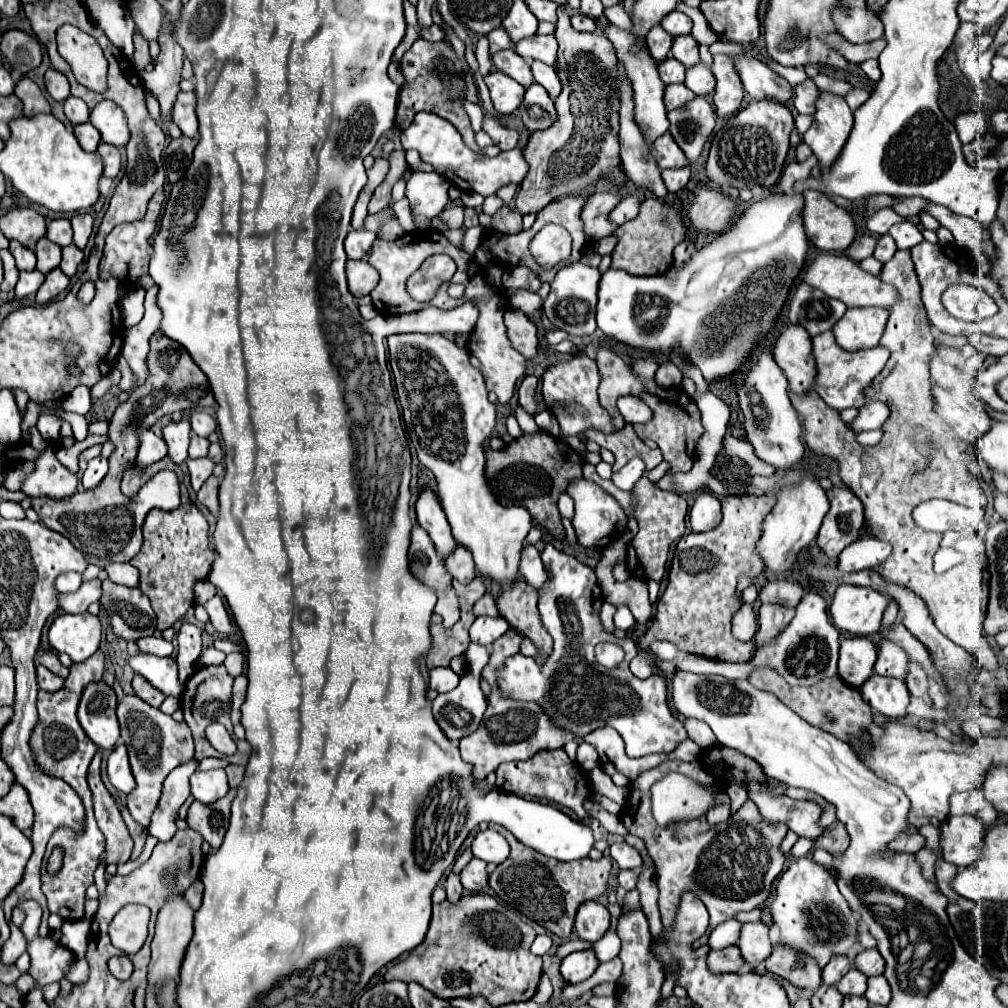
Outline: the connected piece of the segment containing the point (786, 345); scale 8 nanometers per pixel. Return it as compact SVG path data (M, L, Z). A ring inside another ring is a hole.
M784 323L772 353L794 393L806 393L808 389L812 389L816 363L812 357L810 335L806 333L806 329L802 329L802 325Z

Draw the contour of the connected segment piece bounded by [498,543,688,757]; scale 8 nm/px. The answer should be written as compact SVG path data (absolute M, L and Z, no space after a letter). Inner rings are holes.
M550 543L542 551L542 563L548 571L548 581L538 589L538 609L544 627L554 639L554 647L542 667L520 653L510 657L498 673L500 691L514 699L538 701L564 731L572 731L576 737L582 737L600 725L614 727L630 749L630 757L674 751L688 739L688 733L668 707L666 679L660 673L654 673L644 681L634 677L628 663L638 653L636 643L632 639L616 639L600 629L600 597L596 601L598 581L594 569L572 555L558 551ZM600 641L620 645L626 653L624 663L616 669L600 667L594 661L594 645Z

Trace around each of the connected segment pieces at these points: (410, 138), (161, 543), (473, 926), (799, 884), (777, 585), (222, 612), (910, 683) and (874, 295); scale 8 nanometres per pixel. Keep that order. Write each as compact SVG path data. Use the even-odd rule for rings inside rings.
M418 113L414 117L412 125L402 131L402 147L406 151L416 149L424 163L430 163L440 175L444 175L450 183L454 183L462 191L476 191L484 197L496 193L502 185L520 183L522 177L526 175L526 161L520 149L502 151L496 157L478 155L462 141L462 135L450 121L434 113Z
M182 483L182 503L178 509L152 509L144 523L144 545L130 561L140 571L140 591L150 599L158 619L158 629L172 627L194 605L192 587L198 579L206 579L216 553L208 547L208 521L190 501Z
M466 893L458 905L450 901L434 905L426 939L412 949L410 955L394 961L384 979L420 983L440 999L482 995L492 1007L530 1001L536 995L542 975L542 957L530 953L534 937L536 931L494 897L486 893ZM492 943L508 943L508 947Z
M810 855L792 859L788 869L782 873L772 903L772 919L780 927L780 943L810 953L820 967L824 967L832 955L846 955L856 943L856 917L840 895L834 875L814 863Z
M774 579L768 581L760 591L762 603L782 603L786 607L796 607L802 599L804 589L798 583L786 581L786 579Z
M214 595L208 603L204 603L204 609L208 611L208 617L210 617L210 623L216 631L220 633L226 633L226 635L232 635L234 633L234 623L230 621L228 613L226 613L226 607L224 607L224 601L220 595Z
M910 661L910 667L908 667L908 675L906 675L906 687L910 691L910 695L916 695L916 697L924 697L928 705L932 705L932 701L928 699L928 675L922 667L918 667L918 663Z
M818 253L814 261L806 267L804 283L808 283L814 289L824 291L828 297L838 299L846 303L848 307L886 307L890 309L898 295L894 293L894 287L882 283L878 277L866 273L860 269L860 265L846 255L832 255L832 253Z

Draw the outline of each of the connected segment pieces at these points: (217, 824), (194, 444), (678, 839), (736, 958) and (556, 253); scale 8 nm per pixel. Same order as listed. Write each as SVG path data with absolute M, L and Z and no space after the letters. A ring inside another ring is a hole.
M228 791L220 801L214 801L210 805L204 805L200 801L194 801L188 809L188 827L198 831L204 841L212 845L212 849L218 849L222 845L224 833L228 829L230 819L230 803L234 799L234 791Z
M192 433L192 439L190 439L190 457L196 459L196 457L206 457L208 453L208 439L202 439L198 435Z
M664 761L662 765L642 773L636 781L630 783L630 795L620 813L620 819L628 829L628 833L640 837L646 843L648 855L656 865L656 885L660 889L658 907L660 907L664 927L672 925L672 919L676 915L676 905L684 891L692 891L702 899L702 903L710 913L710 927L698 941L692 944L692 949L698 949L704 943L708 943L710 931L718 923L732 919L734 913L738 911L752 911L768 899L772 881L784 869L786 857L780 851L780 843L788 833L788 825L766 821L760 815L758 807L748 799L734 815L730 815L730 819L718 825L710 825L702 815L698 819L692 819L690 823L672 823L660 827L652 817L650 787L672 771L690 775L690 779L698 781L700 785L714 783L714 775L710 775L700 761L692 761L692 763Z
M730 945L718 951L710 951L708 967L712 973L734 973L744 967L744 959L740 955L740 949L736 945Z
M546 225L532 239L530 253L544 269L550 269L570 257L570 233L560 225Z

